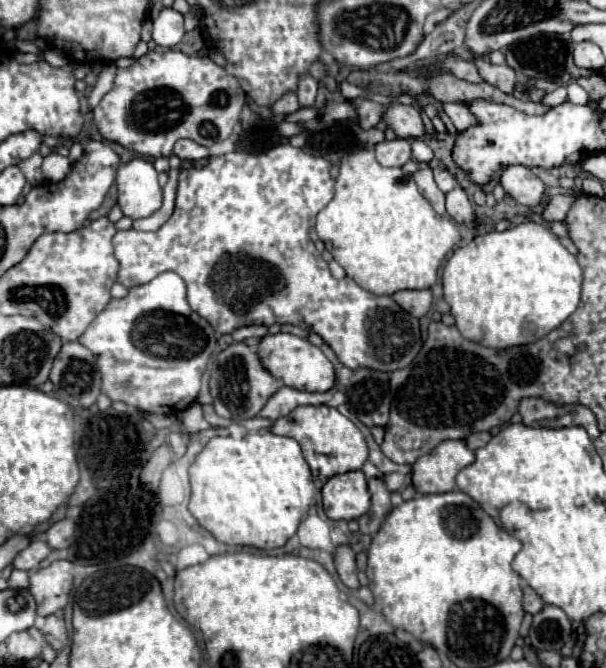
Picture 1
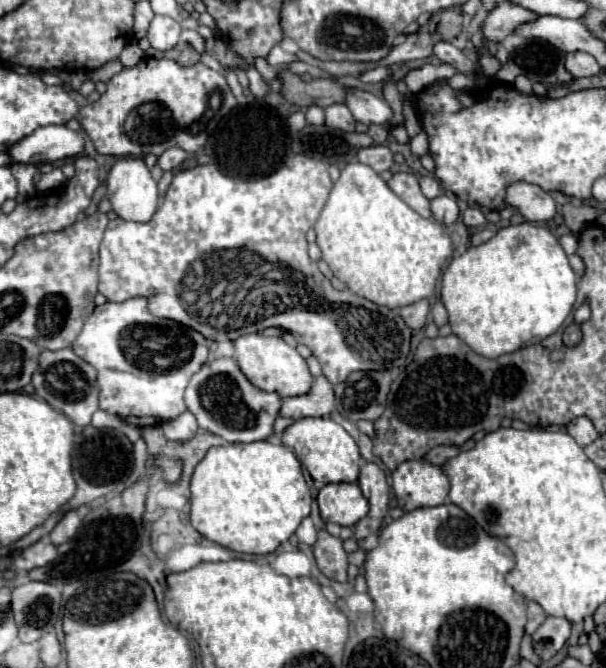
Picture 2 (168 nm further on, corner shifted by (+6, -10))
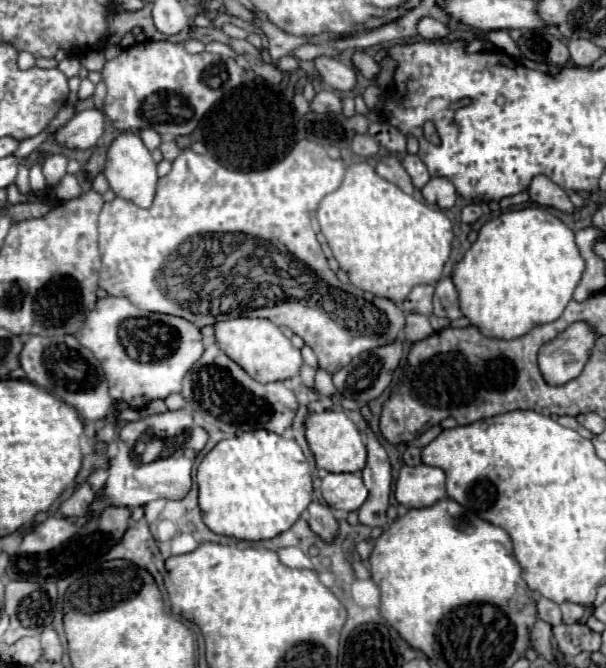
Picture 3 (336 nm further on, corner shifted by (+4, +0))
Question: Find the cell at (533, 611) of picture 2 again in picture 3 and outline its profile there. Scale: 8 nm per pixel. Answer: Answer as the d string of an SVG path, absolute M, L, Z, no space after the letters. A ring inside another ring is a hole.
M540 598L538 600L538 618L556 626L562 622L562 612L560 612L560 606L548 598Z

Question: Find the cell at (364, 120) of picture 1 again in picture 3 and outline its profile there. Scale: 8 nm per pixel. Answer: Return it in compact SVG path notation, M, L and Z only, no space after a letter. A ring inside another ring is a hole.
M320 90L314 100L310 102L312 112L340 112L342 110L342 100L330 92L330 90Z

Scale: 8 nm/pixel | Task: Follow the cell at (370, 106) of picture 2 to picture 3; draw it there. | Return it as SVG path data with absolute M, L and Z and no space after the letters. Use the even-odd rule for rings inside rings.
M318 56L314 58L314 66L318 70L318 74L324 78L324 82L328 82L332 88L342 90L342 92L350 92L356 88L356 70L352 66L346 66L330 56Z

